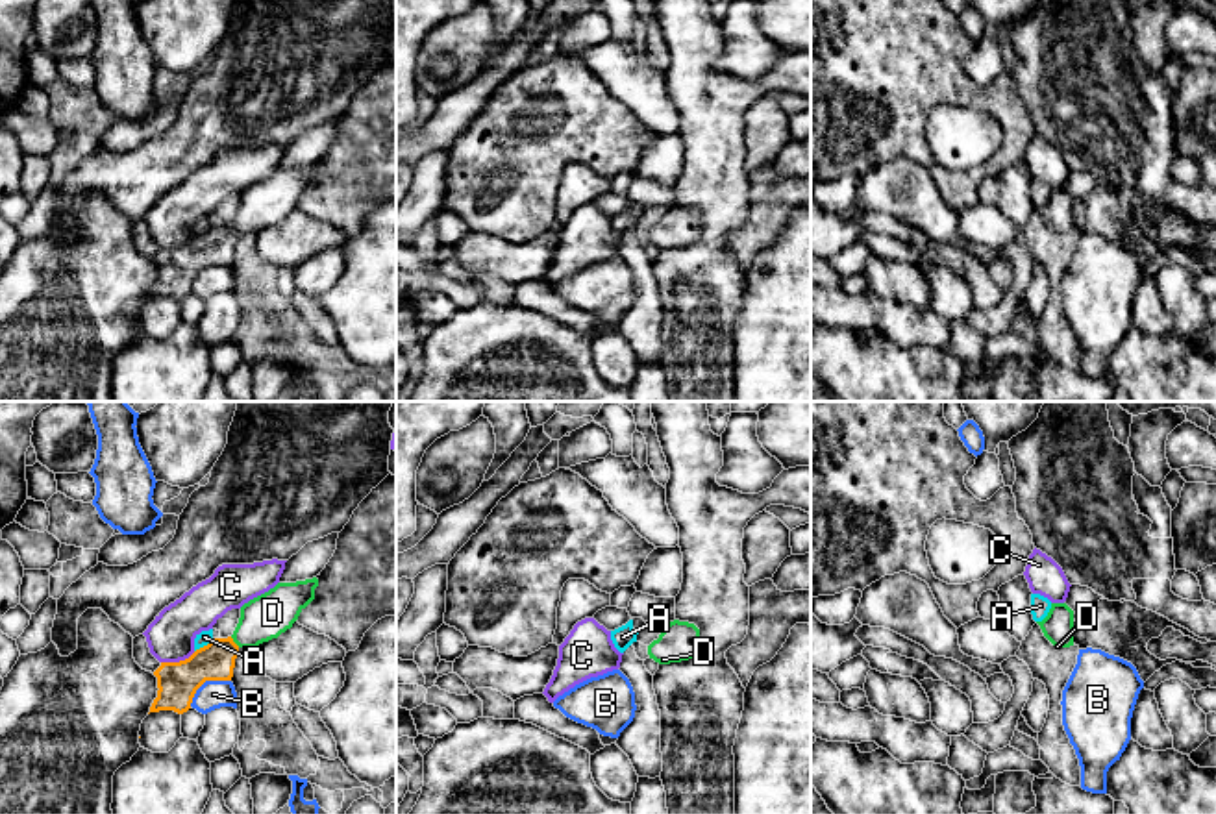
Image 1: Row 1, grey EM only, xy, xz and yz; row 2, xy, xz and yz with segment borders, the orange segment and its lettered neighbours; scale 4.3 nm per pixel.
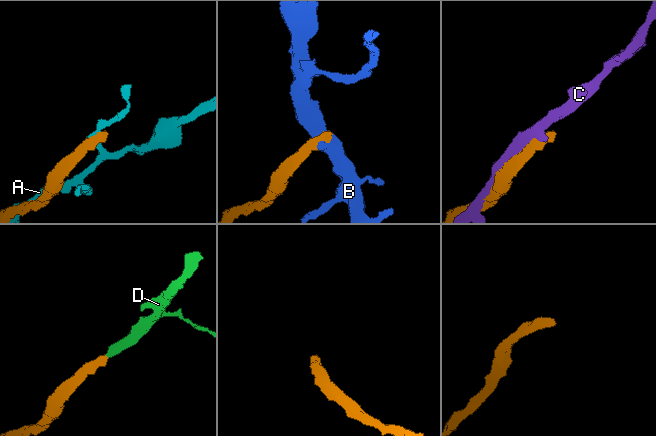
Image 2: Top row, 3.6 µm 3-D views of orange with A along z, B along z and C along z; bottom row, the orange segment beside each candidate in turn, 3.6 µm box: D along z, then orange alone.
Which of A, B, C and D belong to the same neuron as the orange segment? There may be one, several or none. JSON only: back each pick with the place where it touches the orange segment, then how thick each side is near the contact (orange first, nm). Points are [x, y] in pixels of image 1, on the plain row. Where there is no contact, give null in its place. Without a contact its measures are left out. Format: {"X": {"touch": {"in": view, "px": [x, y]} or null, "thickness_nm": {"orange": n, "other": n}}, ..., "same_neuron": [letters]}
{"D": {"touch": {"in": "xy", "px": [234, 228]}, "thickness_nm": {"orange": 160, "other": 190}}, "same_neuron": ["D"]}

